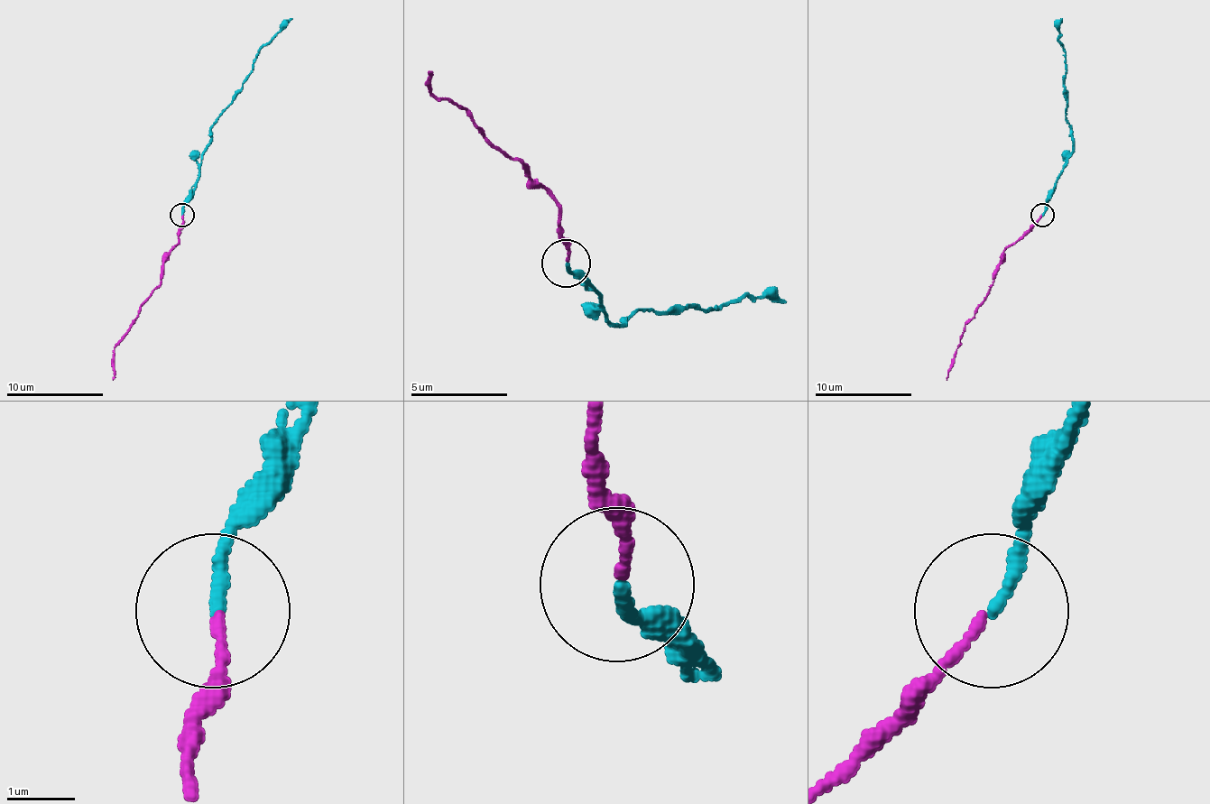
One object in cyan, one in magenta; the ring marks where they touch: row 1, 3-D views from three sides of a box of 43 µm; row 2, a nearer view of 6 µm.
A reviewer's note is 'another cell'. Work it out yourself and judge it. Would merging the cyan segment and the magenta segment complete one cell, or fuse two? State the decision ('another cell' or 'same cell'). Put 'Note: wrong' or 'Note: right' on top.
Note: wrong
same cell

